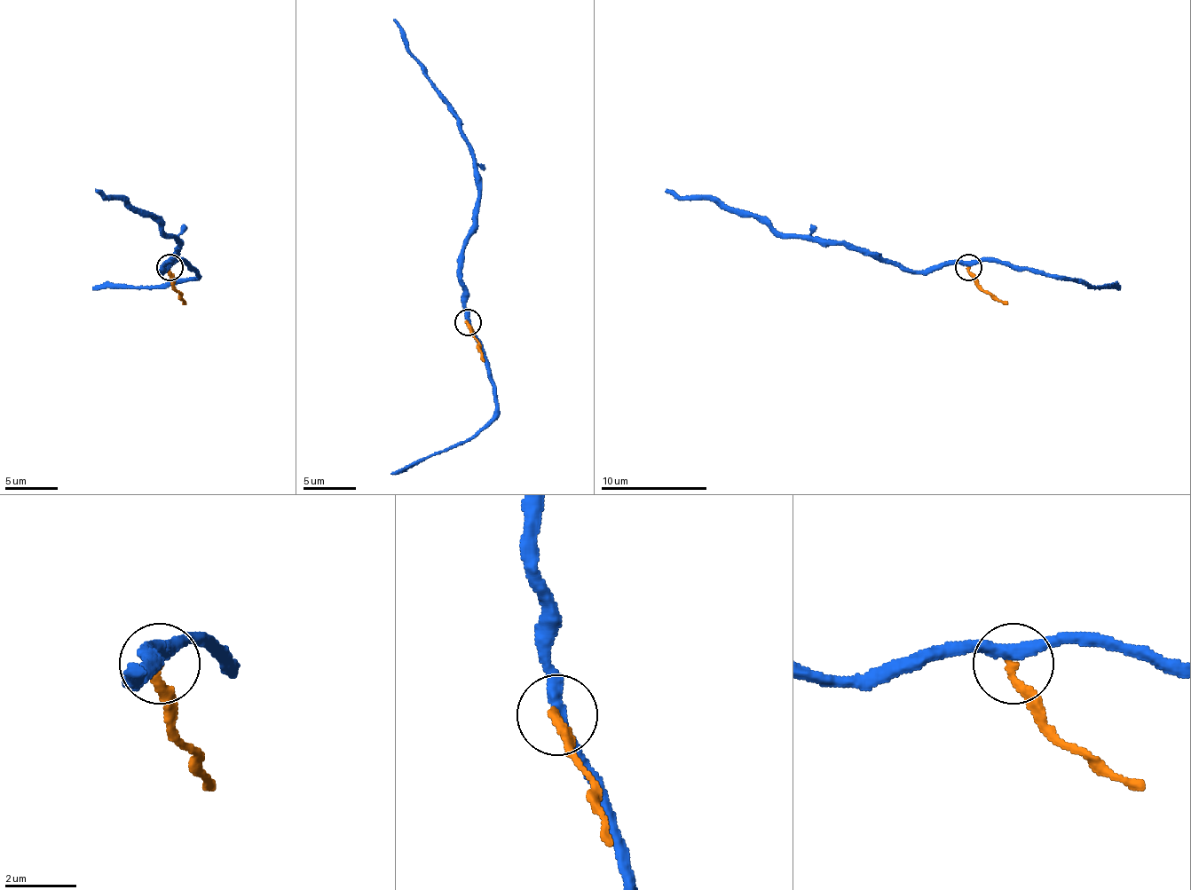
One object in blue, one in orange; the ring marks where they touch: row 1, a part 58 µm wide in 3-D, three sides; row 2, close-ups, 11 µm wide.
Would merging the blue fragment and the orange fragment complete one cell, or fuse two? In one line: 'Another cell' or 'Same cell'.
Another cell

